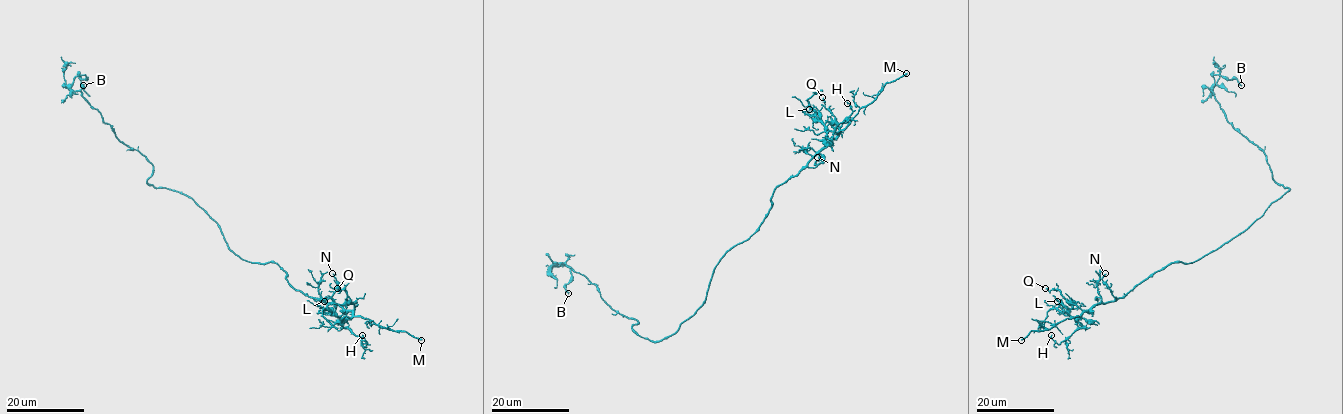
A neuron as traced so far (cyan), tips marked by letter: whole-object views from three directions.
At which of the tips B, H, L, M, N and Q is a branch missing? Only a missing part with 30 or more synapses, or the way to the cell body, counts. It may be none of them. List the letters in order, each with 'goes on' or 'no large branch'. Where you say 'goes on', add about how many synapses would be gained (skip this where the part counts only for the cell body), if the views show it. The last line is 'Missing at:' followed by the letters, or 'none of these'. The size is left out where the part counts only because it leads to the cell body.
B: no large branch
H: no large branch
L: no large branch
M: goes on
N: no large branch
Q: no large branch
Missing at: M

